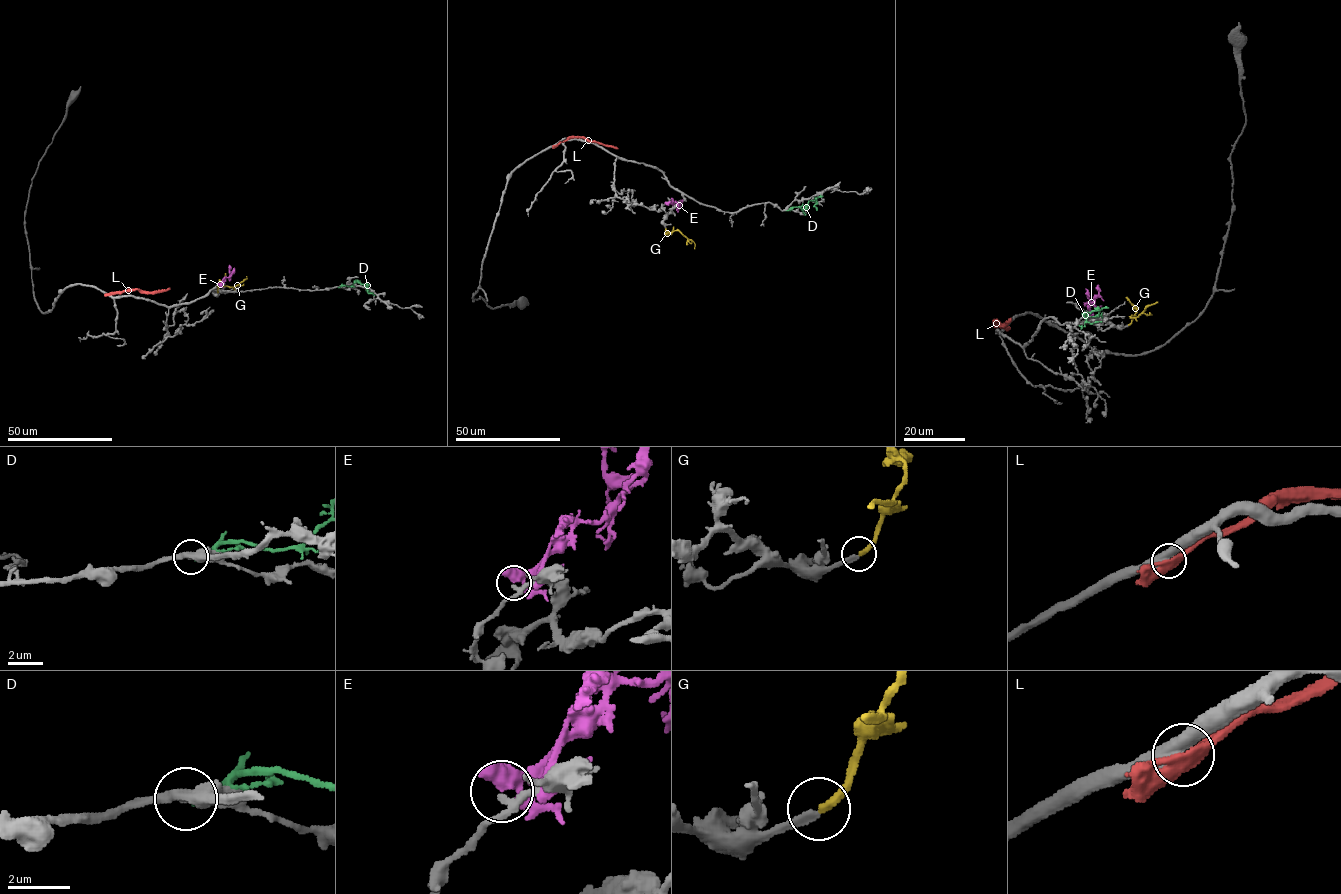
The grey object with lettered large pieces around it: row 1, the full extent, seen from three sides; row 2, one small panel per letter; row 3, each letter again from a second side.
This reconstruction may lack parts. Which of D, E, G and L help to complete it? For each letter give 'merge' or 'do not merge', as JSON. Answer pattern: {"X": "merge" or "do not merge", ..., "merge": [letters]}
{"D": "do not merge", "E": "do not merge", "G": "merge", "L": "do not merge", "merge": ["G"]}

